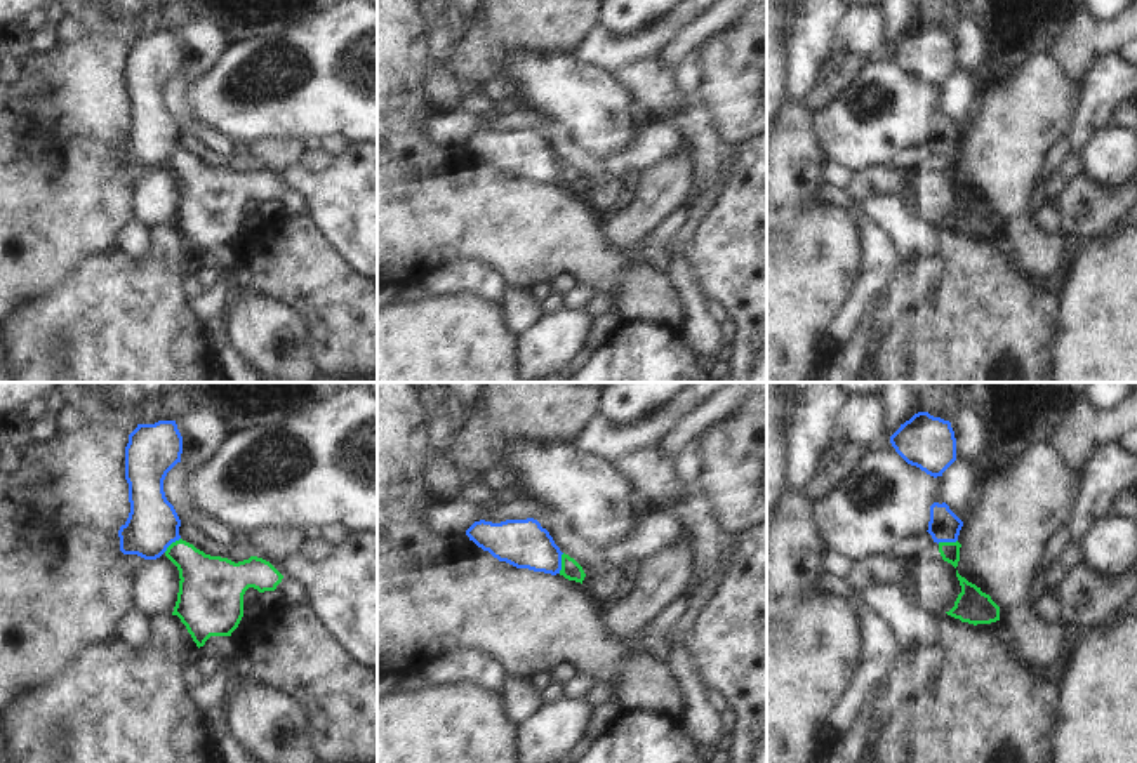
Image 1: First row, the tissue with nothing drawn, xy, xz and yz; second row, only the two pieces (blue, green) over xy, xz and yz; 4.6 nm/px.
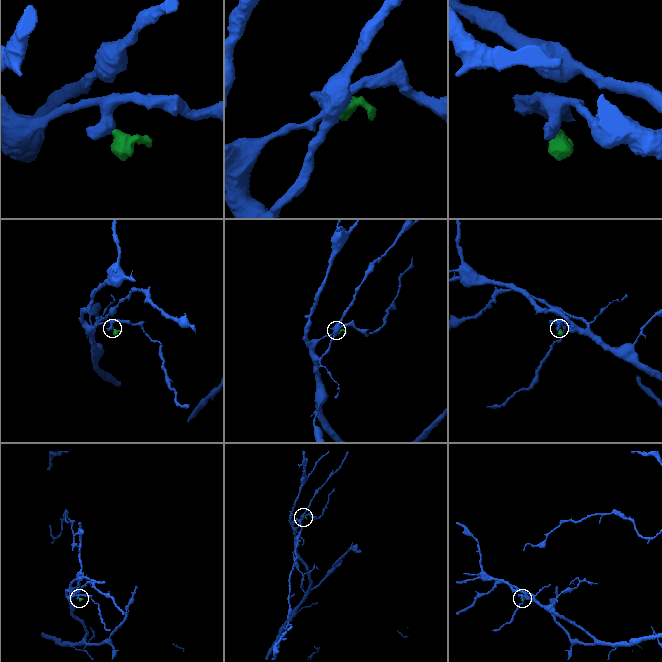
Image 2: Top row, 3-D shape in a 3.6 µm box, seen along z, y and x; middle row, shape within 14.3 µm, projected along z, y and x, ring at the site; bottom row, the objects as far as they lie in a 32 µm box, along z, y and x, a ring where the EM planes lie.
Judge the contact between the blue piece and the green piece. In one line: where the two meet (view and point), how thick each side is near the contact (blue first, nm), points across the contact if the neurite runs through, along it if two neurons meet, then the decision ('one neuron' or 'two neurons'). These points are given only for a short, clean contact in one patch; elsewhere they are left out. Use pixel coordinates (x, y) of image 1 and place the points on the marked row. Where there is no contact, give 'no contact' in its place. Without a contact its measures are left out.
contact xz (560, 563); calibres 220 and 90 nm; border xz (564, 553), (558, 572); two neurons

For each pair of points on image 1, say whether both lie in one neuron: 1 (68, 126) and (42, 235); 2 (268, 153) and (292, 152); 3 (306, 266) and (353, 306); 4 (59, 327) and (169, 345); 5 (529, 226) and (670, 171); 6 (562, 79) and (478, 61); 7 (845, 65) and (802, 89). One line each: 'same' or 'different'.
1: same
2: same
3: same
4: same
5: different
6: different
7: different

